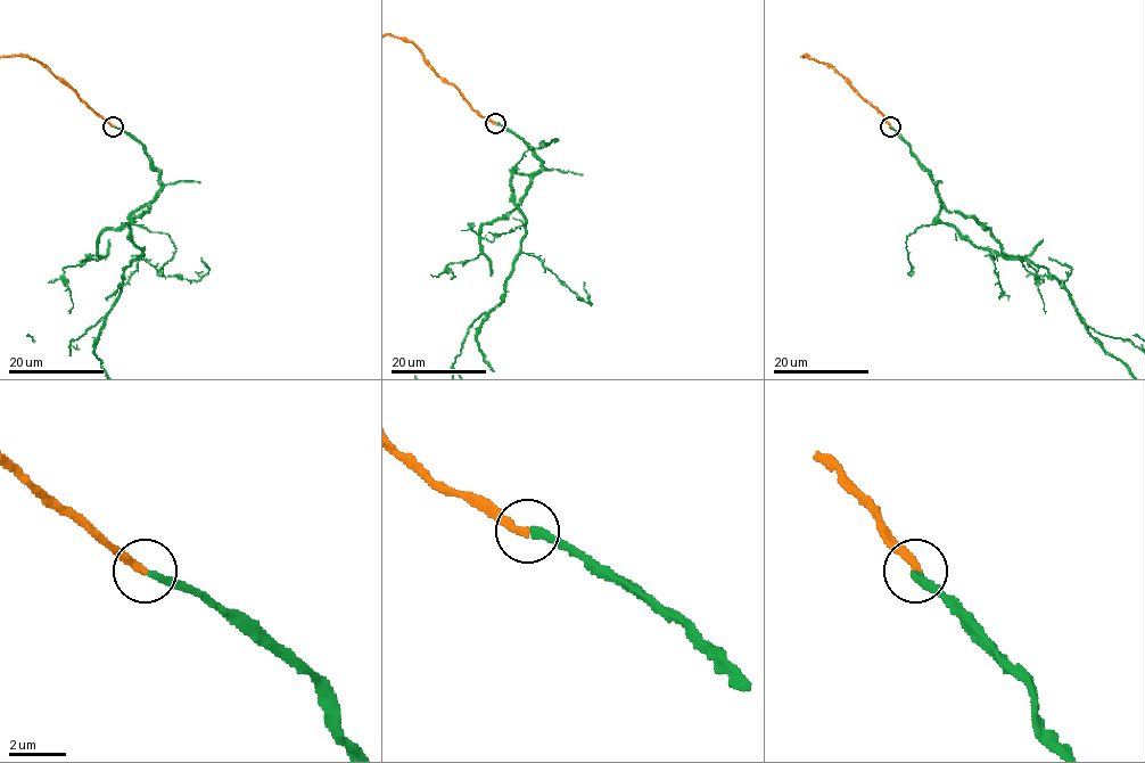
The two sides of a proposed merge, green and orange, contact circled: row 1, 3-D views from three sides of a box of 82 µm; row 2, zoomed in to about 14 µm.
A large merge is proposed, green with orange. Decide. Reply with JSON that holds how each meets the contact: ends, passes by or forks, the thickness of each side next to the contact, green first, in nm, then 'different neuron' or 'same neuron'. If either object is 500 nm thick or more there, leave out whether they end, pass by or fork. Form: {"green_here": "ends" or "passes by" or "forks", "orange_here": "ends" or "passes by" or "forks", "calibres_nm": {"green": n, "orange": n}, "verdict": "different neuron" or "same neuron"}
{"green_here": "ends", "orange_here": "ends", "calibres_nm": {"green": 280, "orange": 280}, "verdict": "same neuron"}

